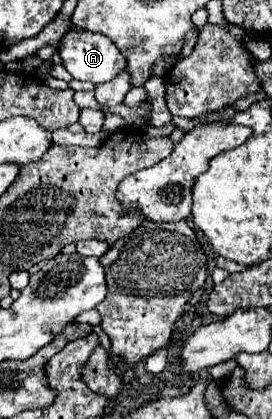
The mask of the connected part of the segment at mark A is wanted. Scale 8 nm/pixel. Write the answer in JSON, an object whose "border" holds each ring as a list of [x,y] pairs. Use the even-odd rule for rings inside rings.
{"border":[[[78,28],[65,35],[59,52],[63,56],[63,66],[75,80],[89,80],[93,84],[111,80],[127,62],[107,36],[93,36]]]}

